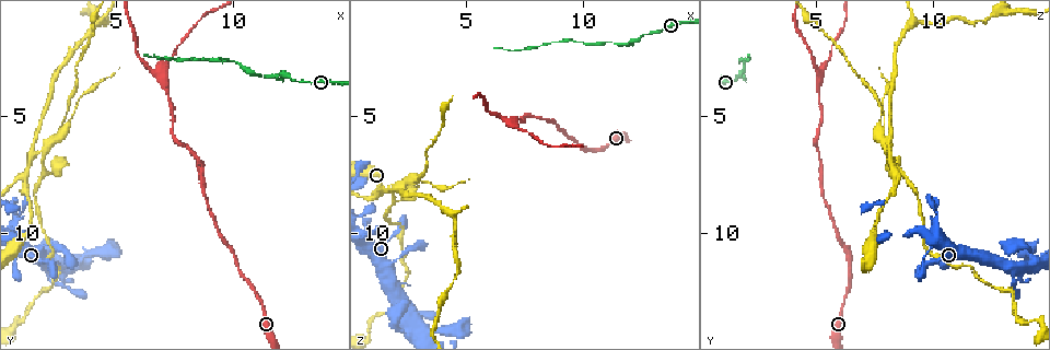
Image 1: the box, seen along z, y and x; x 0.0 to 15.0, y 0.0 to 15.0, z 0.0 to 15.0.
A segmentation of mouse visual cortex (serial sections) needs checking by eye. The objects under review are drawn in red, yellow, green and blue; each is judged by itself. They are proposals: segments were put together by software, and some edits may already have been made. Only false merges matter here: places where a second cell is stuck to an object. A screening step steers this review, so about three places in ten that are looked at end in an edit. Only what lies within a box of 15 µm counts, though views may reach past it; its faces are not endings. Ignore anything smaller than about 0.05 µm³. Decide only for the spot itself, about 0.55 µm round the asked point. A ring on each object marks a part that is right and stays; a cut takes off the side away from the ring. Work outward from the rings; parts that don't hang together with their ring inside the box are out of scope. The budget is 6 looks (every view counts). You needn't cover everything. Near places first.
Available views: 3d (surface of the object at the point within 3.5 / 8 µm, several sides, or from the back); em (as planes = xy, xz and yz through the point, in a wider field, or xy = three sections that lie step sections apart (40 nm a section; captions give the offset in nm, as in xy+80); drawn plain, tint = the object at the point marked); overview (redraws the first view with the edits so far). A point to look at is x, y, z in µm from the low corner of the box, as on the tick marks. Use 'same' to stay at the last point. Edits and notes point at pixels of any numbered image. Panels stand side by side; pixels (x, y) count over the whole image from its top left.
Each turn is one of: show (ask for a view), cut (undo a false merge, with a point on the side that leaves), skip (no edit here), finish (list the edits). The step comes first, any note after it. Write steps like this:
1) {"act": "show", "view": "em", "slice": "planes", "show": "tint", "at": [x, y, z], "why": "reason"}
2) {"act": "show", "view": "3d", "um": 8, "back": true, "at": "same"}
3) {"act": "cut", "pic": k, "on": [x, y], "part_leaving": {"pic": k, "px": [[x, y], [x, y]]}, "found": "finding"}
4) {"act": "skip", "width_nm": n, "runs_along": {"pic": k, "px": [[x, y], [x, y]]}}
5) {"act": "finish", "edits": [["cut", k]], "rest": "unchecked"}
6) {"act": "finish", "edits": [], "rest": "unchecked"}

{"act": "show", "view": "3d", "um": 8, "at": [11.3, 3.3, 1.9], "why": "thin neck"}

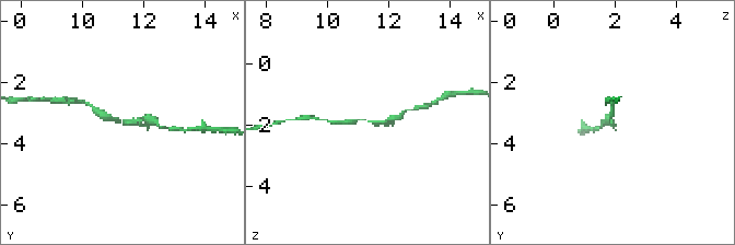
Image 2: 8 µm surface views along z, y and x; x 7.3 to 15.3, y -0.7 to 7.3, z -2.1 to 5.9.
{"act": "show", "view": "3d", "um": 3.5, "at": [11.4, 3.3, 1.8]}

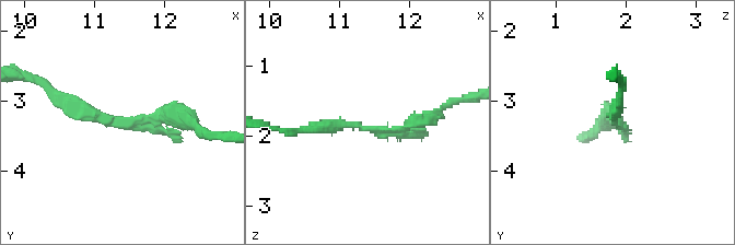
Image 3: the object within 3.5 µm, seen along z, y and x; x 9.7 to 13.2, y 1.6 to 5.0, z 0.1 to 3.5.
{"act": "show", "view": "em", "slice": "xy", "step": 2, "show": "tint", "at": [11.30, 3.35, 1.90], "arm_widths_nm": [150, 200], "why": "now the EM"}

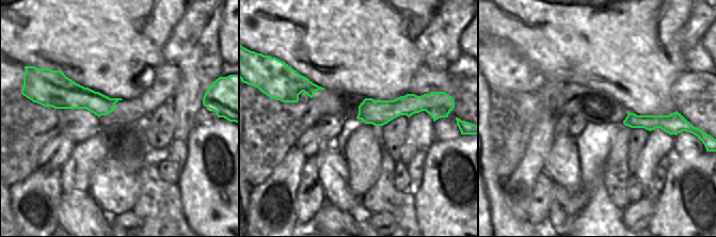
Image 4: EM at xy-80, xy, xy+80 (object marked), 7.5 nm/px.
{"act": "skip", "width_nm": 190, "runs_along": {"pic": 4, "px": [[429, 109], [399, 106], [360, 116]]}, "found": "continuous, no second cell"}

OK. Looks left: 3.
{"act": "show", "view": "3d", "um": 8, "at": [1.4, 6.7, 8.2], "why": "abrupt turn"}

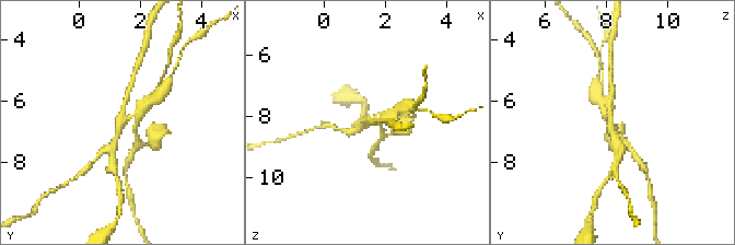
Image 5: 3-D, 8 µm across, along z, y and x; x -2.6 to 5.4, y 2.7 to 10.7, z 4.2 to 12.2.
{"act": "show", "view": "3d", "um": 3.5, "at": [1.3, 6.7, 8.2], "why": "closer look"}

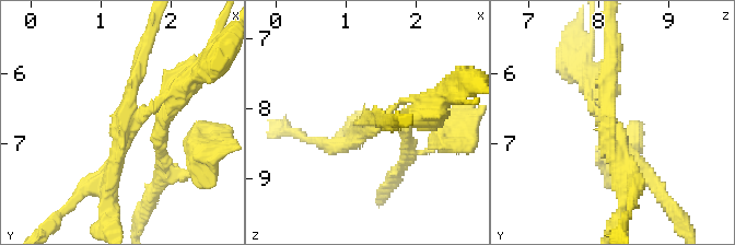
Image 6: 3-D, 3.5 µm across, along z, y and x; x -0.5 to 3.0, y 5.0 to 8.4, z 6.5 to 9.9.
{"act": "show", "view": "em", "slice": "xy", "step": 3, "show": "tint", "at": [1.40, 6.80, 8.20], "arms": 4, "arm_widths_nm": [200, 200, 200, 250]}

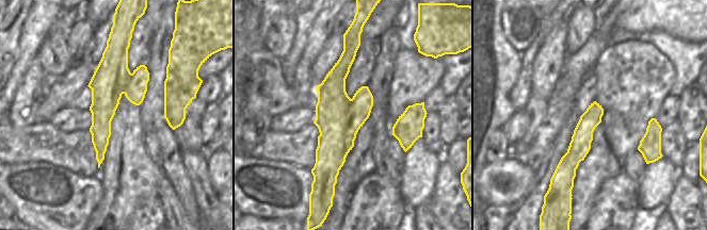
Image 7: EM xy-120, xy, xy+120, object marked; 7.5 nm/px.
{"act": "cut", "pic": 6, "on": [173, 111], "border": {"pic": 7, "px": [[352, 99], [346, 141], [326, 167]]}, "found": "two cells meet here"}

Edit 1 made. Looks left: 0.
{"act": "finish", "edits": [["cut", 6]], "rest": "unchecked"}

